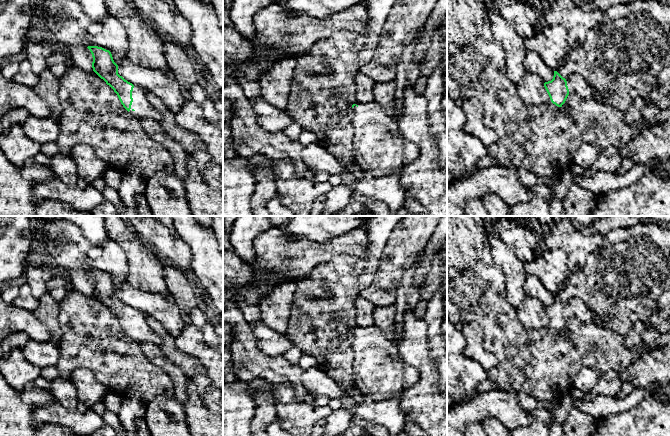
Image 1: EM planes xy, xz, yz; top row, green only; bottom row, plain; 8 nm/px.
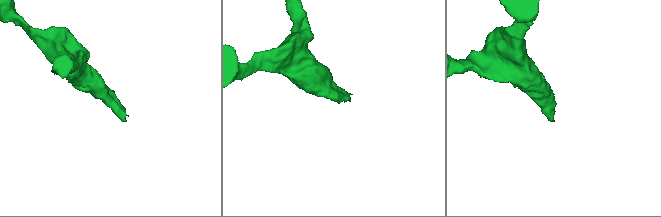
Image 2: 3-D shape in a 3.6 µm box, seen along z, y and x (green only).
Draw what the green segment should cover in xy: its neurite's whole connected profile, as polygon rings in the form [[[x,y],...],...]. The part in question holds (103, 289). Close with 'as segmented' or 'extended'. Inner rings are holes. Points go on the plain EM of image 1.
[[[98,270],[87,272],[93,281],[93,295],[114,314],[123,331],[139,344],[149,343],[160,346],[162,338],[151,328],[150,314],[133,309],[120,300],[118,289],[114,286],[109,274]]]; extended

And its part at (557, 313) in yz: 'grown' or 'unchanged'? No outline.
grown

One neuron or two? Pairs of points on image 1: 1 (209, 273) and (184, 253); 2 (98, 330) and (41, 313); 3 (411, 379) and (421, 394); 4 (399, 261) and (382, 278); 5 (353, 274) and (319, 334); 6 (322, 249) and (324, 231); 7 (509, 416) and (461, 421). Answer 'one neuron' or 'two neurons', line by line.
1: two neurons
2: two neurons
3: two neurons
4: one neuron
5: one neuron
6: two neurons
7: one neuron

